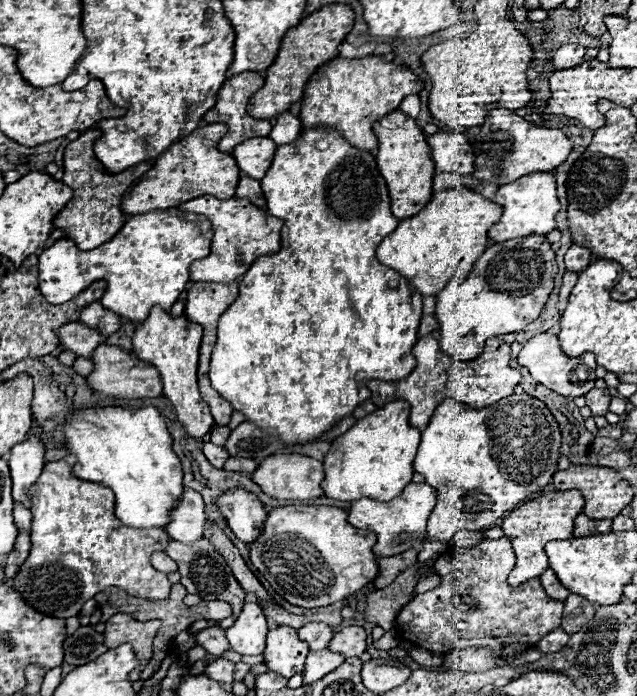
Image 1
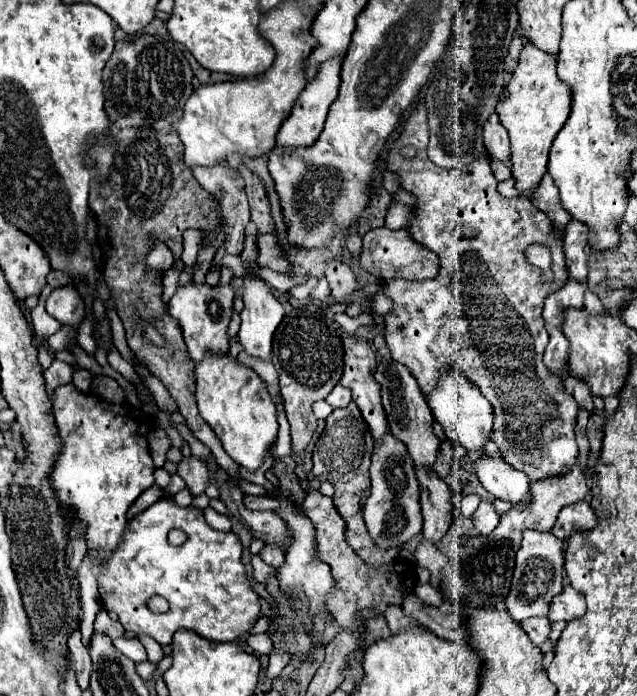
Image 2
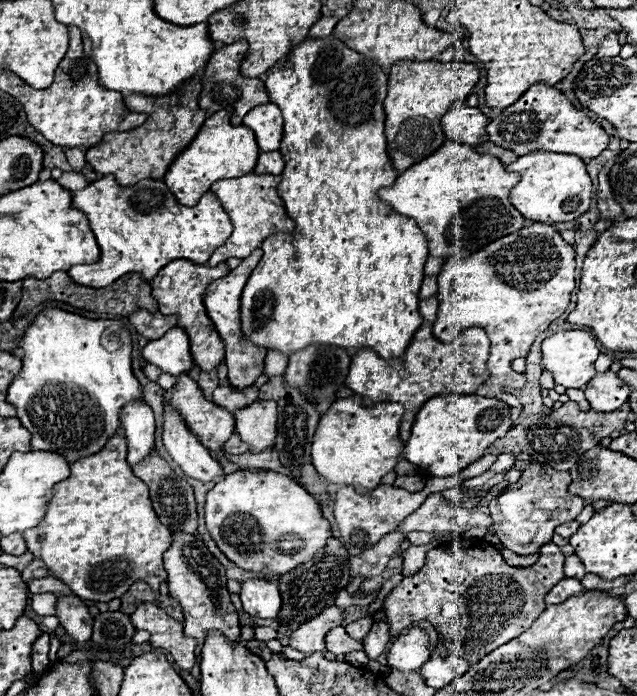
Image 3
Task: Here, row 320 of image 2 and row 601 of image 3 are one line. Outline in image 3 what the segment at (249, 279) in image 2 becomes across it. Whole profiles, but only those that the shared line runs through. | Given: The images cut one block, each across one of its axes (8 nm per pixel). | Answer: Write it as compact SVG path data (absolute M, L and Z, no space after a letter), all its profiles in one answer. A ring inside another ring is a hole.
M264 578L244 580L240 584L240 600L248 614L264 620L272 620L278 616L278 608L282 606L278 586Z

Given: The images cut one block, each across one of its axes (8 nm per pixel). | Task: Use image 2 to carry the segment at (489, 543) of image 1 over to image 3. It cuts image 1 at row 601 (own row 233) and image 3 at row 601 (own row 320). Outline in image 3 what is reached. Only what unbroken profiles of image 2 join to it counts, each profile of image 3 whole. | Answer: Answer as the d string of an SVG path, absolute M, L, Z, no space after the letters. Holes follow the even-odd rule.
M458 538L440 544L438 548L430 550L426 554L426 564L420 568L420 572L412 576L404 576L404 580L386 596L384 602L384 614L390 622L392 634L400 634L408 626L412 626L418 620L428 620L436 626L440 634L440 642L434 650L436 656L464 656L470 664L478 662L478 658L484 658L490 654L490 650L496 650L498 646L510 642L510 638L516 638L524 630L532 626L532 622L546 610L544 596L546 592L556 586L564 578L564 554L554 546L552 542L544 544L540 548L540 558L536 564L528 568L514 568L508 566L502 558L502 554L484 538Z

